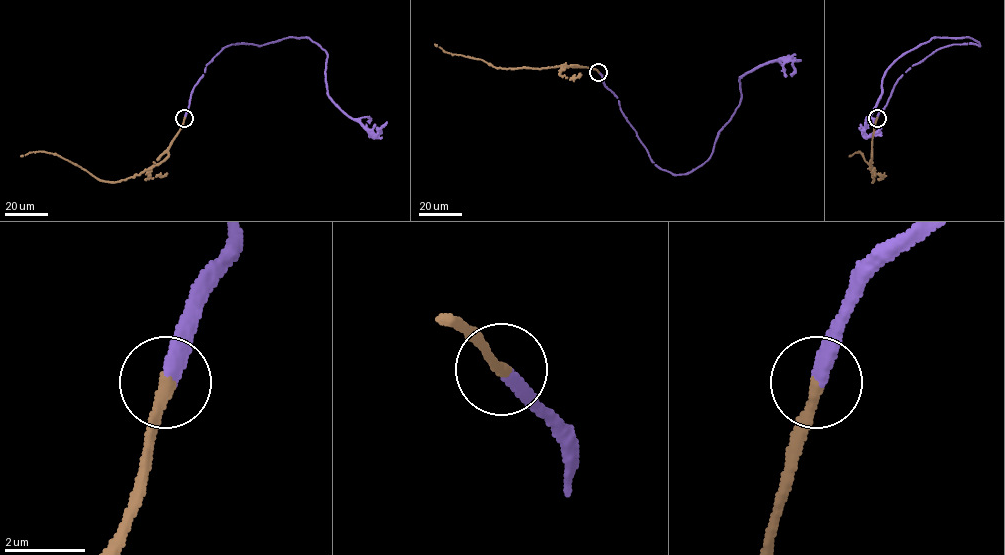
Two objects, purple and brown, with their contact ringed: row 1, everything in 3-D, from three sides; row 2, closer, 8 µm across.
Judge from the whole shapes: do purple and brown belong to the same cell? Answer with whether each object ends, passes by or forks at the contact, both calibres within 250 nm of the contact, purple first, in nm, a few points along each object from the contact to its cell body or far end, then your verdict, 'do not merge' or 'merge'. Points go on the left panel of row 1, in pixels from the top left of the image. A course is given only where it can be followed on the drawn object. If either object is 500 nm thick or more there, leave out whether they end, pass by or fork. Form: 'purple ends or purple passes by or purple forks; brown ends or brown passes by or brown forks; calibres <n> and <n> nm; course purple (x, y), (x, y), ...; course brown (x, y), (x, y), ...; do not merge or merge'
purple ends; brown ends; calibres 400 and 300 nm; course purple (184, 117), (194, 86), (224, 47), (308, 37), (327, 54), (327, 95), (377, 138), (377, 127); course brown (184, 117), (168, 155), (162, 161), (139, 174), (114, 182), (101, 181), (52, 153), (30, 152), (21, 156); merge

